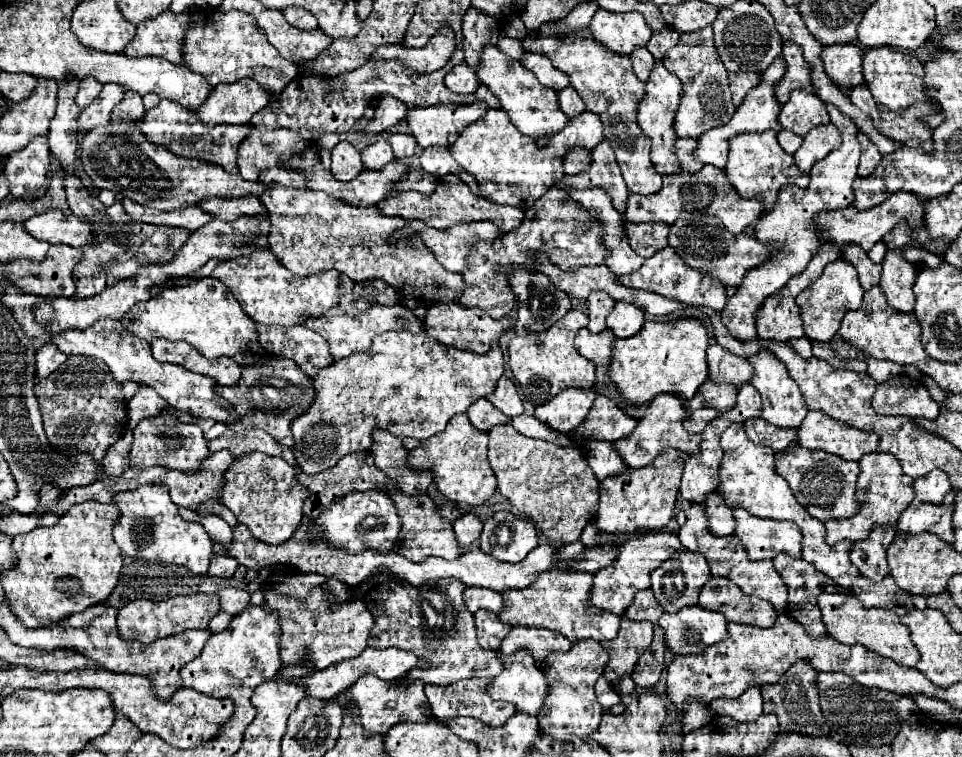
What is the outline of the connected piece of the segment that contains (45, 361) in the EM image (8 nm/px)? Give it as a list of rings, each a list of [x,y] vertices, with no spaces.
[[[45,343],[39,351],[37,351],[37,377],[45,377],[49,373],[53,373],[61,363],[65,363],[67,355],[63,351],[59,351],[57,347],[53,347],[53,343]]]

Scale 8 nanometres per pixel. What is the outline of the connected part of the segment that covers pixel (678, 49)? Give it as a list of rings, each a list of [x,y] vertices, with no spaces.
[[[711,25],[701,31],[695,31],[695,33],[683,33],[679,43],[665,53],[663,65],[671,73],[675,73],[683,83],[681,103],[679,103],[679,111],[677,111],[677,117],[673,123],[677,137],[699,139],[699,135],[703,135],[711,127],[729,123],[729,119],[735,113],[735,105],[731,101],[727,71],[725,71],[723,63],[717,55],[717,49],[713,45]]]

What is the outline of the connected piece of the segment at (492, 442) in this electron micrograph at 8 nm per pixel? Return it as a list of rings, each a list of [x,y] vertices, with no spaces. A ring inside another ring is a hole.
[[[497,425],[489,432],[489,463],[497,477],[497,489],[517,513],[527,517],[553,545],[573,543],[583,527],[595,519],[599,503],[599,481],[593,475],[583,443],[571,441],[561,447],[545,439],[521,435],[511,425]]]

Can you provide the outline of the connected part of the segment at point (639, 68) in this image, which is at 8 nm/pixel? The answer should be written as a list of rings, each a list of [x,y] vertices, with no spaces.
[[[637,47],[637,51],[633,51],[633,55],[629,55],[631,63],[633,63],[633,73],[637,75],[637,79],[647,81],[649,79],[649,71],[655,63],[653,55],[649,55],[649,51],[645,47]]]

